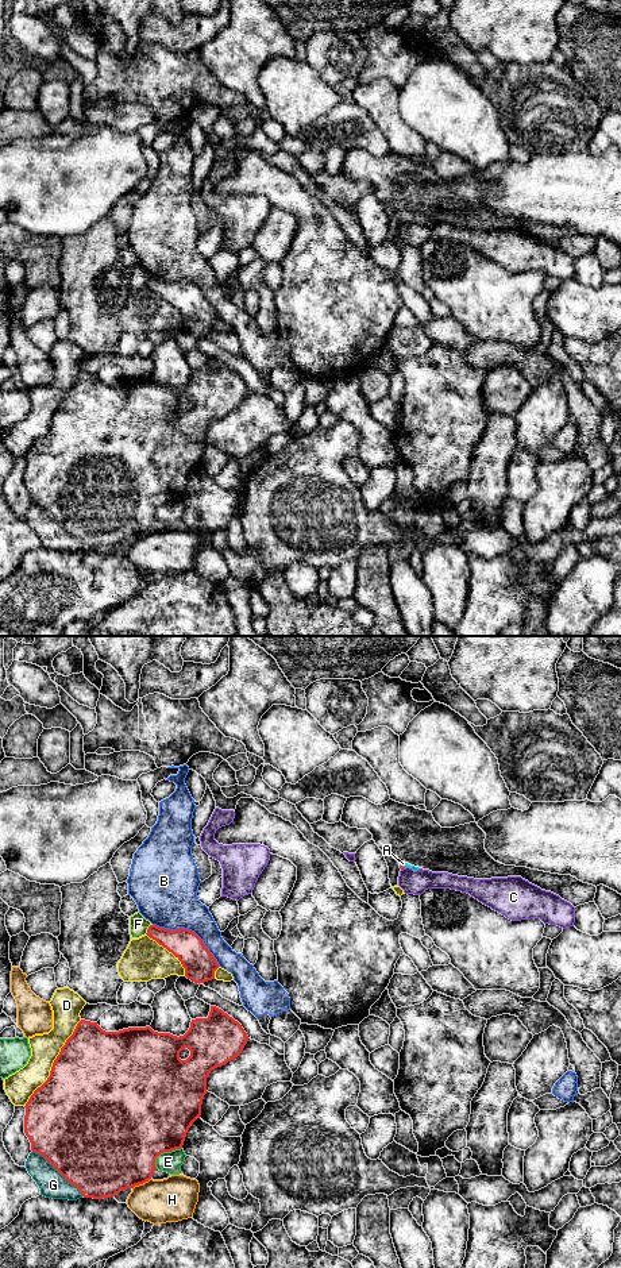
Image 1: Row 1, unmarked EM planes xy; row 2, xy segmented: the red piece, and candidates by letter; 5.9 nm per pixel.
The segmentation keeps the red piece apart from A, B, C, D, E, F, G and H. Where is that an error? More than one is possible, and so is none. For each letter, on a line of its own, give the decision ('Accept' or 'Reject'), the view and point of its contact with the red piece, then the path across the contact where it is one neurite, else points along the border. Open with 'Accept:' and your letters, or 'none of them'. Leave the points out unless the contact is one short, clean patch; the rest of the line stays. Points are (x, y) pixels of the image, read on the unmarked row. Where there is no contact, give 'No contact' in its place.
Accept: A
A: Accept. Touches red at xy (401, 218). Path across: xy (401, 219), (401, 218), (402, 215)
B: Reject. Touches red at xy (191, 282)
C: Reject. Touches red at xy (402, 220)
D: Reject. Touches red at xy (53, 415)
E: Reject. Touches red at xy (164, 503)
F: Reject. Touches red at xy (147, 281)
G: Reject. Touches red at xy (58, 523)
H: Reject. Touches red at xy (141, 535)

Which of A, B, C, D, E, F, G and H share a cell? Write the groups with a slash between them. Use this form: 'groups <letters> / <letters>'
groups A / B H / C / D / E / F / G

